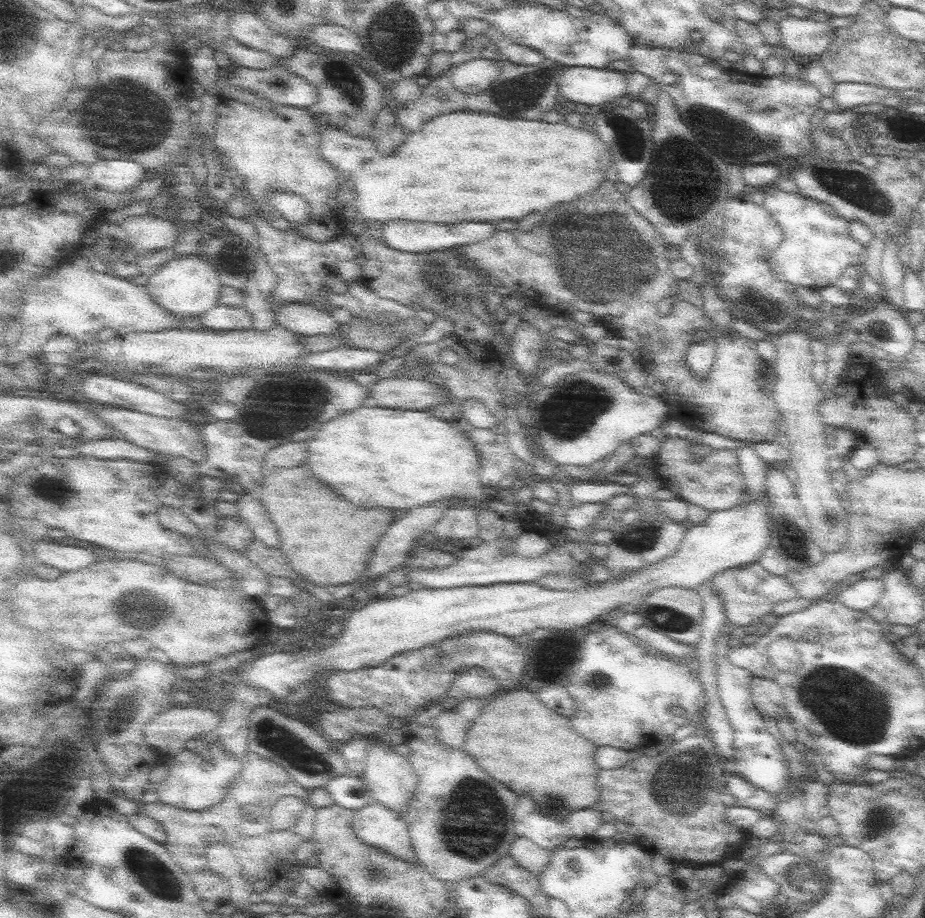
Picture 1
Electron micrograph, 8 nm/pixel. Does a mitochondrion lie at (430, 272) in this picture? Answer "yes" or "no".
yes

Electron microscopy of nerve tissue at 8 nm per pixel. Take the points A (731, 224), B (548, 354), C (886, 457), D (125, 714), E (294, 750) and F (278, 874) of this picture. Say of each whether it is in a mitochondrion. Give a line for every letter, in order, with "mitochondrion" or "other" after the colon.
A: other
B: other
C: other
D: mitochondrion
E: mitochondrion
F: other

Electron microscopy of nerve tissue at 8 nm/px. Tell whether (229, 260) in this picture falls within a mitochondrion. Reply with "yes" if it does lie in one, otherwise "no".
no

